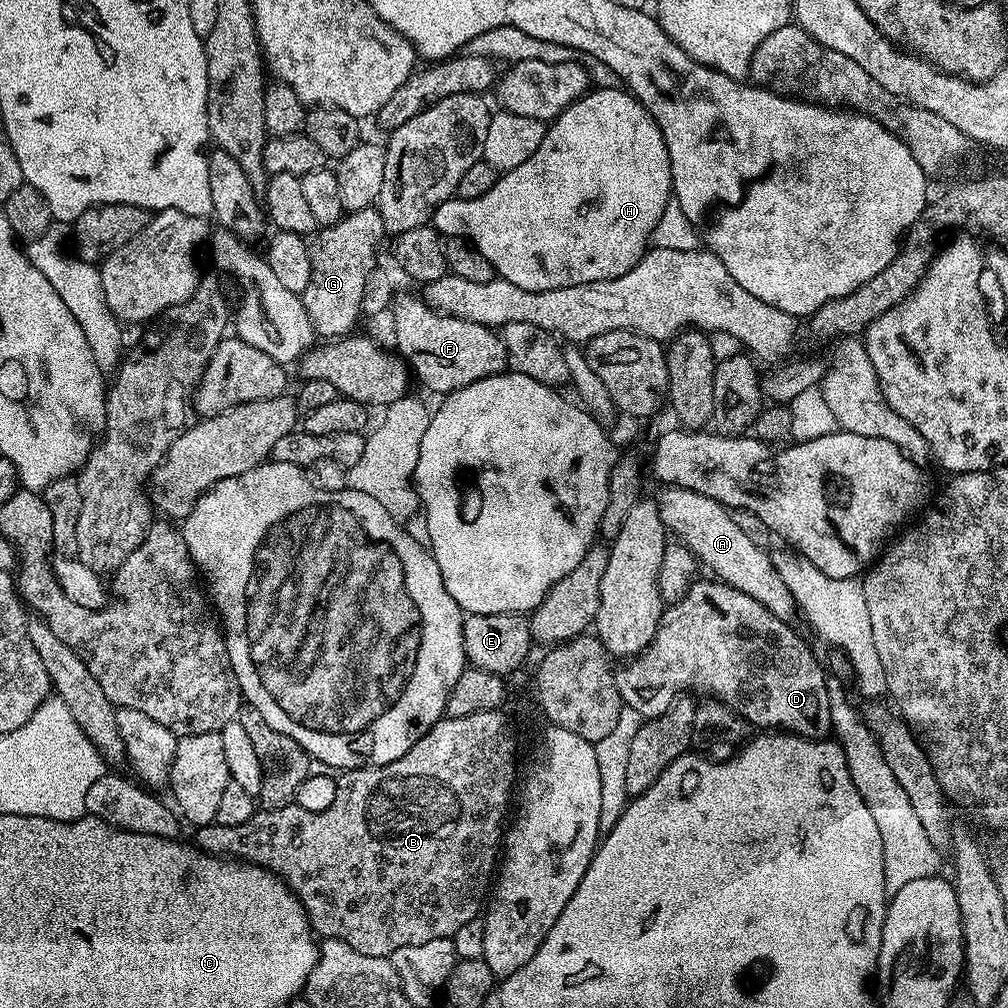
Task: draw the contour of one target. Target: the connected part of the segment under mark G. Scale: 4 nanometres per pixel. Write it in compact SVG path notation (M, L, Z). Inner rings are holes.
M375 207L363 208L362 210L358 210L357 212L349 212L347 214L341 215L340 220L338 222L334 222L333 224L329 224L327 226L321 227L319 231L315 233L311 237L310 240L310 266L312 269L310 270L310 286L306 286L306 290L302 294L302 299L304 305L306 306L306 314L310 318L310 322L312 323L313 333L317 337L320 338L343 338L349 333L353 331L352 328L356 324L356 319L361 319L362 313L360 310L360 306L362 304L362 293L364 291L364 287L366 286L366 278L370 278L370 274L374 269L378 267L378 260L376 260L376 247L380 244L380 239L385 239L386 233L384 231L384 223L382 222L382 218L380 217L379 211Z

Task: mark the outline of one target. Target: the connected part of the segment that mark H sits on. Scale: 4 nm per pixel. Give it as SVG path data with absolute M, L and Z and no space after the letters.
M596 88L584 93L580 99L574 101L569 108L562 110L555 120L545 127L542 146L538 146L538 150L534 150L534 154L530 154L530 158L526 158L522 166L503 173L497 179L496 184L490 186L486 194L482 194L482 198L466 198L465 200L453 198L442 202L434 210L430 224L445 238L459 238L474 245L486 257L486 262L490 262L493 273L499 279L510 282L514 286L522 286L522 290L541 292L542 290L558 290L566 286L578 286L586 282L602 282L610 278L618 278L634 270L634 266L638 266L638 262L648 251L652 232L658 226L666 204L672 197L670 154L666 150L666 142L652 115L638 103L631 92L624 88Z

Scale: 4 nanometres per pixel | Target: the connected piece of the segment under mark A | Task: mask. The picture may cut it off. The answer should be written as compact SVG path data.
M668 486L658 496L660 518L665 529L679 543L686 545L696 555L697 561L709 568L717 581L749 594L761 602L780 621L791 623L798 614L795 598L772 565L769 553L753 542L738 526L733 513L714 498L706 498L694 490Z

